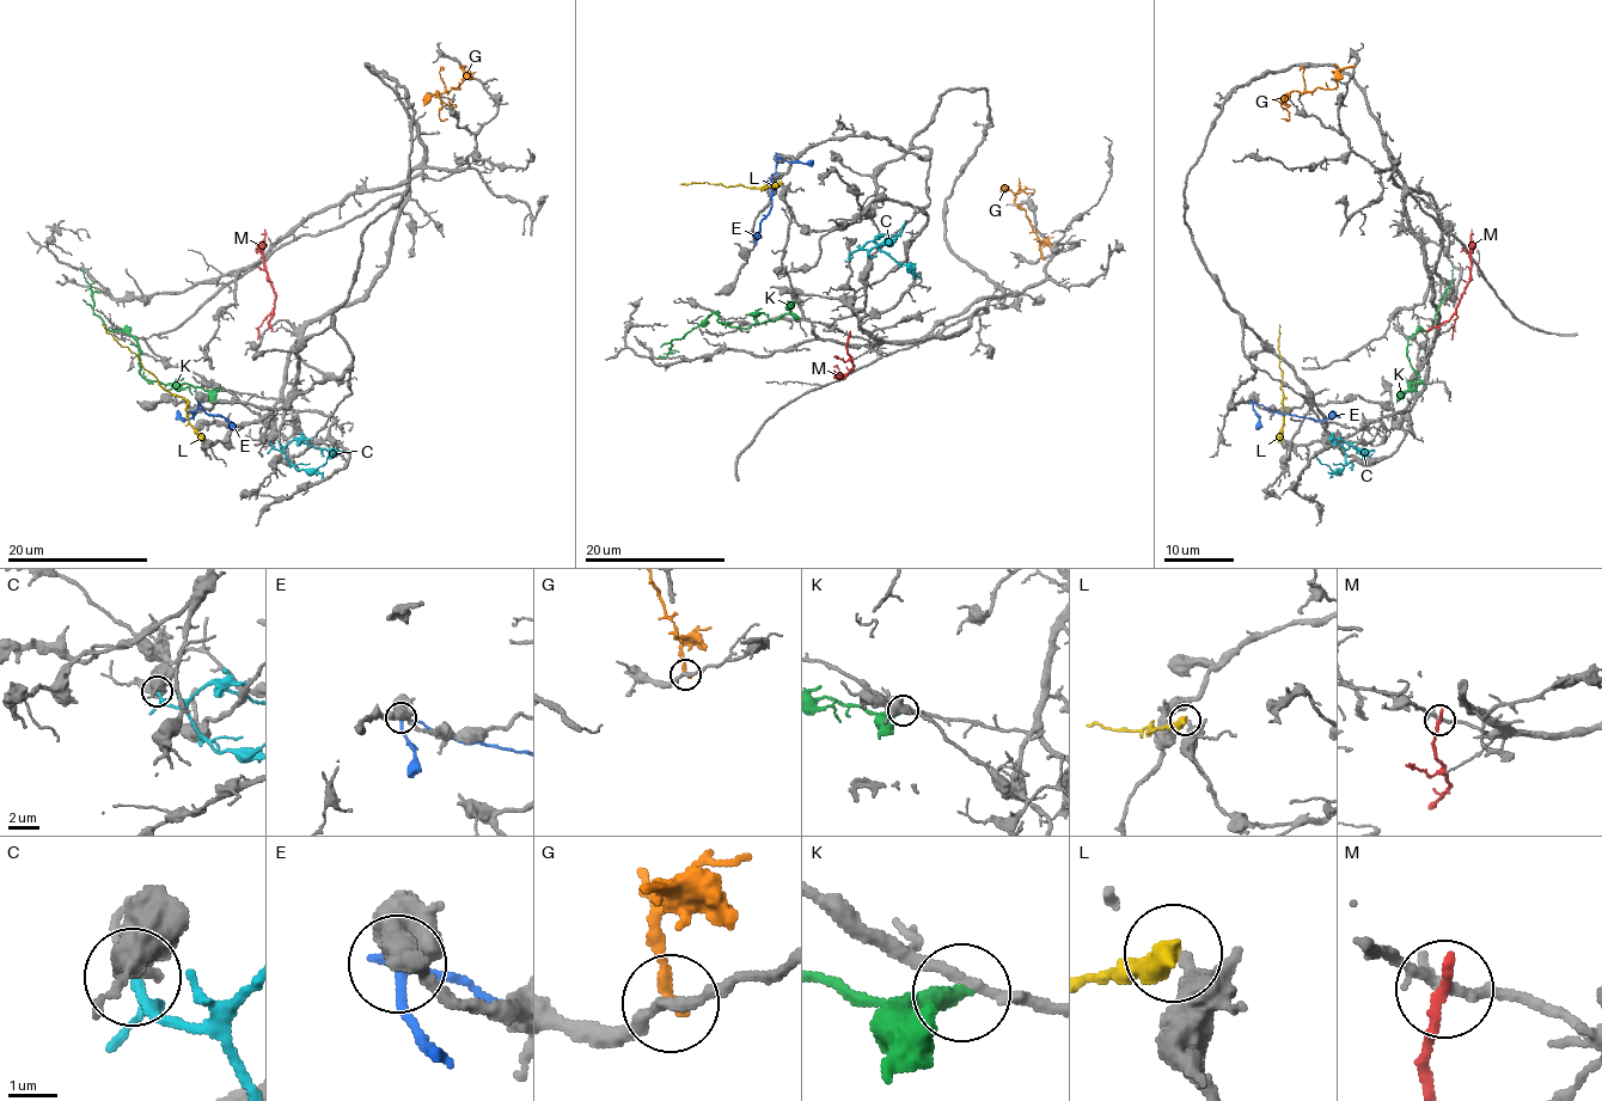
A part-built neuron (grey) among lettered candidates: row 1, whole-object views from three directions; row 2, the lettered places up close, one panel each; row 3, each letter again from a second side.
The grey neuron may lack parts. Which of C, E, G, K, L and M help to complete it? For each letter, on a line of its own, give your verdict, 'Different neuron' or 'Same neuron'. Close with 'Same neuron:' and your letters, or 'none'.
C: Different neuron
E: Different neuron
G: Different neuron
K: Different neuron
L: Different neuron
M: Different neuron
Same neuron: none

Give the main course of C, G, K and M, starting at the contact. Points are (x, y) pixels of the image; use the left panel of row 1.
C: (270, 442), (276, 450), (283, 450), (297, 439), (320, 450), (343, 451)
G: (464, 66), (459, 89), (436, 91), (441, 105), (440, 117), (446, 118)
K: (220, 390), (205, 391), (146, 379), (139, 344), (124, 331), (105, 326), (93, 312), (91, 287), (79, 268)
M: (270, 328), (274, 293), (267, 279), (264, 230)

